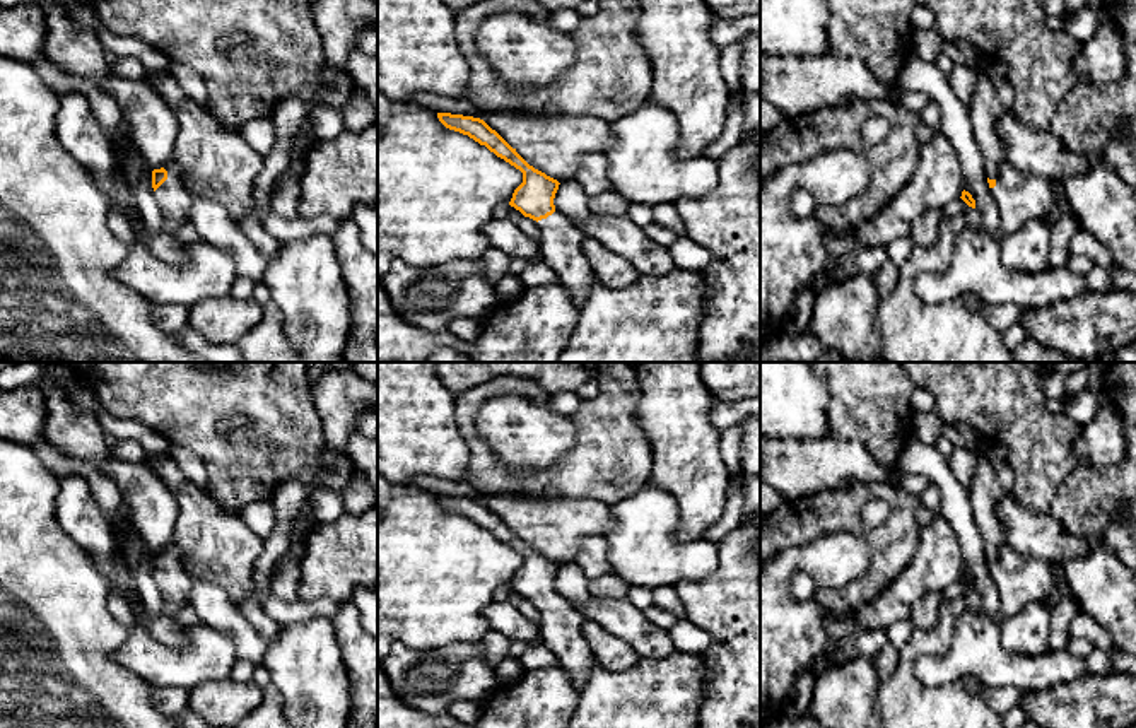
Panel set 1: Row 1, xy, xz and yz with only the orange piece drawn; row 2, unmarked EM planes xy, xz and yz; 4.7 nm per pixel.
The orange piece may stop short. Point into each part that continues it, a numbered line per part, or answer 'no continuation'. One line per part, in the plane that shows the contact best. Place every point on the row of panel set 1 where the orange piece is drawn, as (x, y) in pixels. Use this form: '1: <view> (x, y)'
1: xy (173, 197)

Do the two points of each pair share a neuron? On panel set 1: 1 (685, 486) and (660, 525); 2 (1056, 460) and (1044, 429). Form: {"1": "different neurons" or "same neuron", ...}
{"1": "different neurons", "2": "same neuron"}

